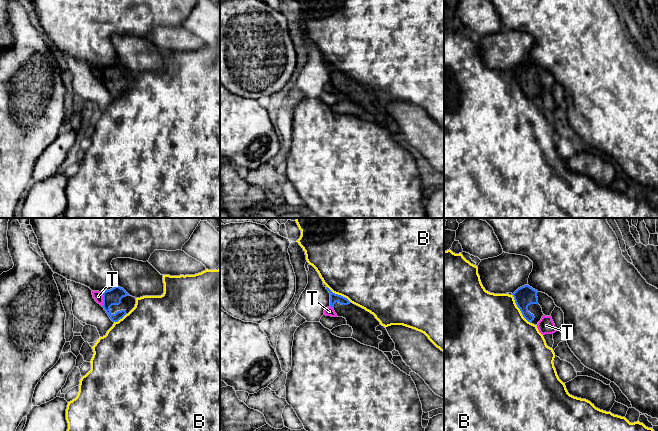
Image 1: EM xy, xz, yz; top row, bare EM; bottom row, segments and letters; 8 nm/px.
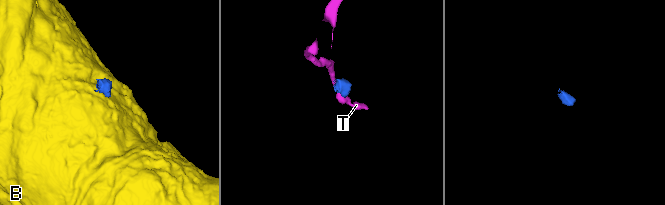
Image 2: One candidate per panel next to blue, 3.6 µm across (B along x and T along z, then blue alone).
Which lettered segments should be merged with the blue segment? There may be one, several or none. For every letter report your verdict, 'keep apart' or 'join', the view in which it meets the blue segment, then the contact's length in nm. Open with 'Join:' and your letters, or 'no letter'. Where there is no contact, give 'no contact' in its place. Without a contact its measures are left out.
Join: no letter
B: keep apart; contact in yz; length 280 nm
T: keep apart; contact in xy; length 120 nm

